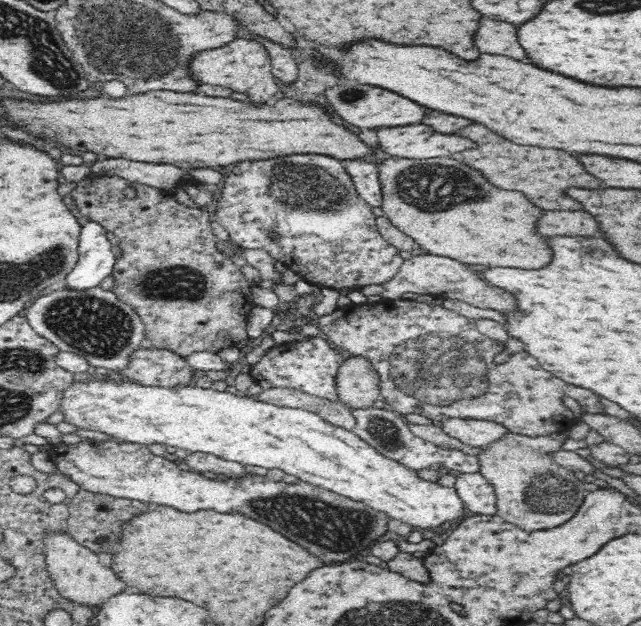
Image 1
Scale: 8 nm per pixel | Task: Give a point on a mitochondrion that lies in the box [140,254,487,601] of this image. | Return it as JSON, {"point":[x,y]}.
{"point":[330,527]}

